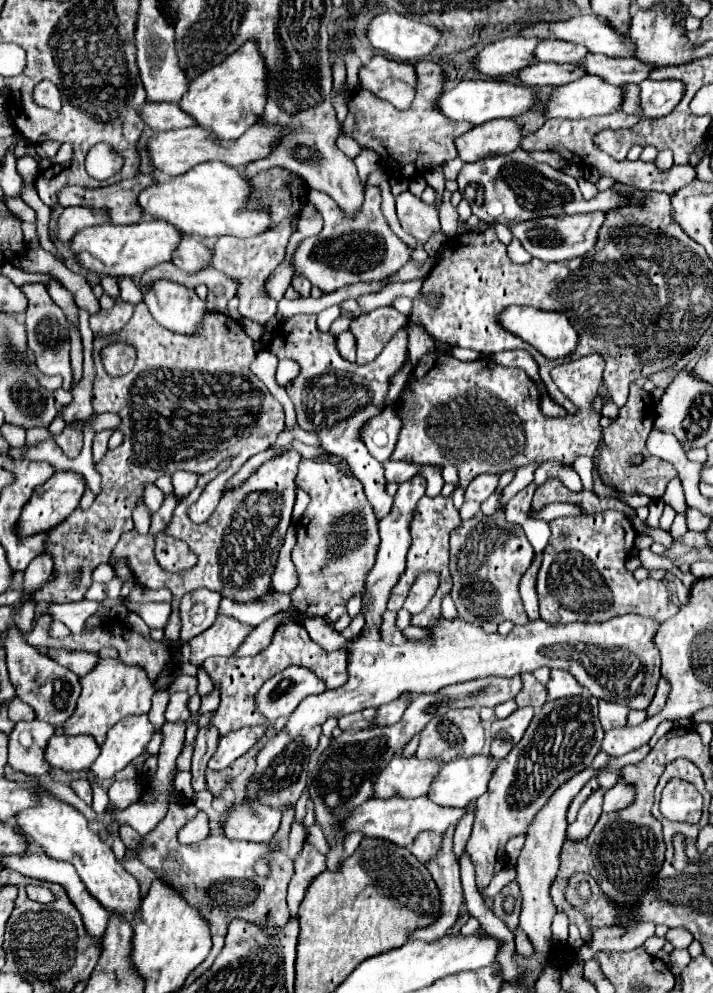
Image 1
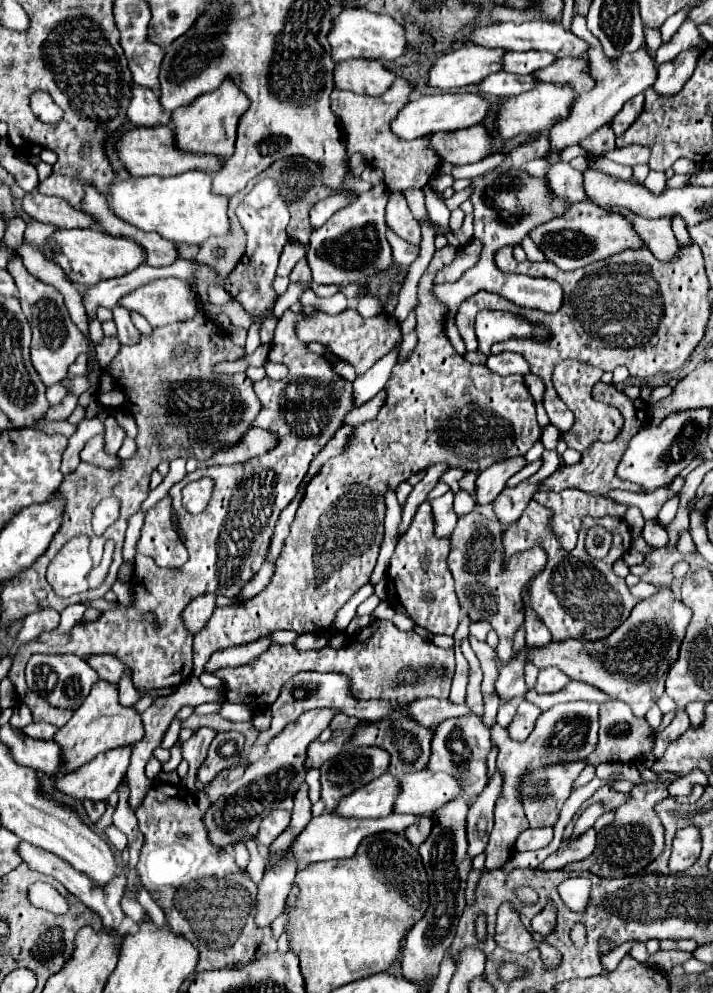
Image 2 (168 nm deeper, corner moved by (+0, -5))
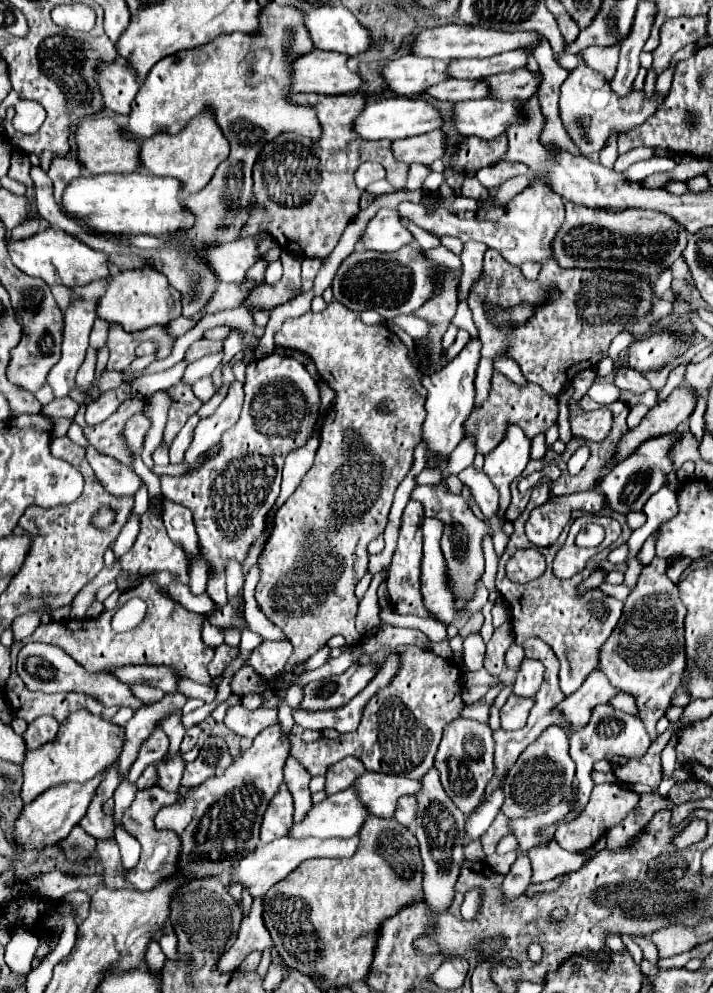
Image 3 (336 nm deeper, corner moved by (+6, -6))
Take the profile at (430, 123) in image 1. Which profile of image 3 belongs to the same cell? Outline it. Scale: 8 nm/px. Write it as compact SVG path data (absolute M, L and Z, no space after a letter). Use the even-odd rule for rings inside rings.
M364 92L322 96L322 94L292 94L292 102L312 104L322 124L322 138L312 146L302 146L300 138L278 138L264 146L262 156L254 164L254 196L256 205L248 210L249 219L242 226L238 240L250 238L260 230L268 230L282 250L306 256L326 258L338 244L348 222L359 213L363 194L354 184L354 172L362 162L379 162L386 170L385 179L398 190L406 188L410 166L396 160L392 142L364 140L354 130L354 122L368 104Z

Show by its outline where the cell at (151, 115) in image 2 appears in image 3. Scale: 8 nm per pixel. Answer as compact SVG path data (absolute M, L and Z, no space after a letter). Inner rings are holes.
M116 60L110 66L102 66L98 82L102 86L106 108L114 110L116 114L130 116L132 102L140 90L136 74L124 62Z

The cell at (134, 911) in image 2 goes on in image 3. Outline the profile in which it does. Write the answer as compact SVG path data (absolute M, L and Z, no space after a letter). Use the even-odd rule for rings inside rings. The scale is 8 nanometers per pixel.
M152 940L150 946L148 946L148 950L146 950L146 964L150 964L150 968L154 968L154 970L160 972L162 966L164 966L164 960L166 960L166 956L162 954L158 942Z

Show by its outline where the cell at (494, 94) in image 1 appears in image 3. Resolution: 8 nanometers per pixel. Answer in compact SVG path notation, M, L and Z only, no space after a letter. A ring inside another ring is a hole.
M394 96L392 98L375 99L366 110L362 110L362 114L358 116L356 122L356 132L366 138L366 140L400 140L400 138L408 138L408 136L418 136L430 130L436 130L444 124L442 112L430 104L424 98L407 98L406 96Z

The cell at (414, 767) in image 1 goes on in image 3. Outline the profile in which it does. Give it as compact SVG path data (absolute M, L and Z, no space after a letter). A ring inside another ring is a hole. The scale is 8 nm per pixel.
M354 786L328 796L320 804L314 804L302 824L290 828L294 838L350 838L360 832L368 818L368 810L358 798Z

